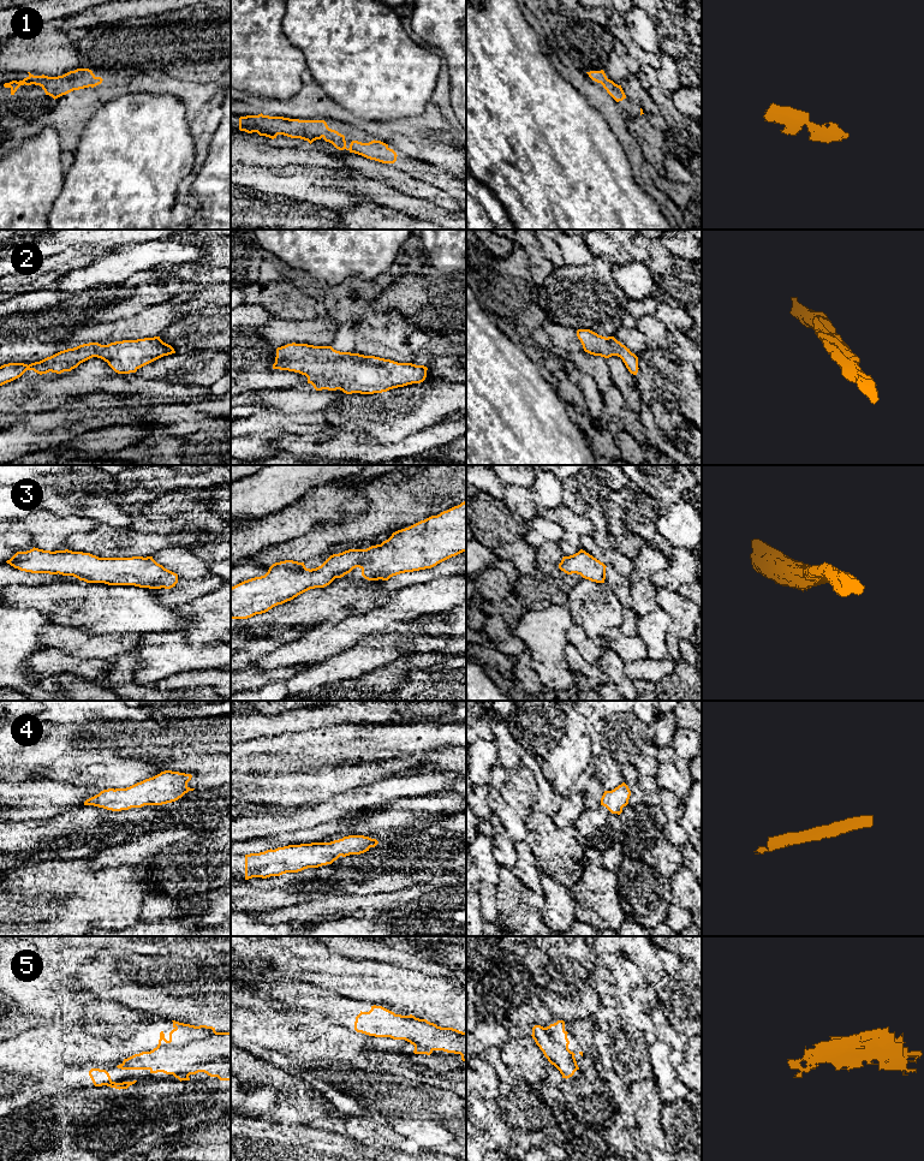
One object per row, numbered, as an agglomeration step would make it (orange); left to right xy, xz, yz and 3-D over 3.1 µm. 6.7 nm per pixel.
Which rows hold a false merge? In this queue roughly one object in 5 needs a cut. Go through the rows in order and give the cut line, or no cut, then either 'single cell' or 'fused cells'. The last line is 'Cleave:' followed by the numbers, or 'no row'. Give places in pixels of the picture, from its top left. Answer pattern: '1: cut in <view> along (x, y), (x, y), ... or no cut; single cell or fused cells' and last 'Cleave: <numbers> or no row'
1: no cut; single cell
2: no cut; single cell
3: no cut; single cell
4: no cut; single cell
5: no cut; single cell
Cleave: no row

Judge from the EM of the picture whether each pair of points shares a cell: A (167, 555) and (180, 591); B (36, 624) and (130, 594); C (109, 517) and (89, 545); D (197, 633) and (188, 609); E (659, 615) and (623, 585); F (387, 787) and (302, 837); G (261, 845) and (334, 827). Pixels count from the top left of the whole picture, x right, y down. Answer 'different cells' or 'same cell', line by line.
A: same cell
B: different cells
C: different cells
D: same cell
E: different cells
F: different cells
G: same cell

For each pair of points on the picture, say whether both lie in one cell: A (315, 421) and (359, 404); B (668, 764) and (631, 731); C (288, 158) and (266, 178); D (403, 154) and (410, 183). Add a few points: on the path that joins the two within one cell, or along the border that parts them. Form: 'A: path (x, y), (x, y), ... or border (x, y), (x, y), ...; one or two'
A: border (323, 411), (329, 430); two
B: border (659, 749), (654, 774); two
C: border (248, 162), (273, 168), (303, 166); two
D: border (383, 164), (433, 185); two

